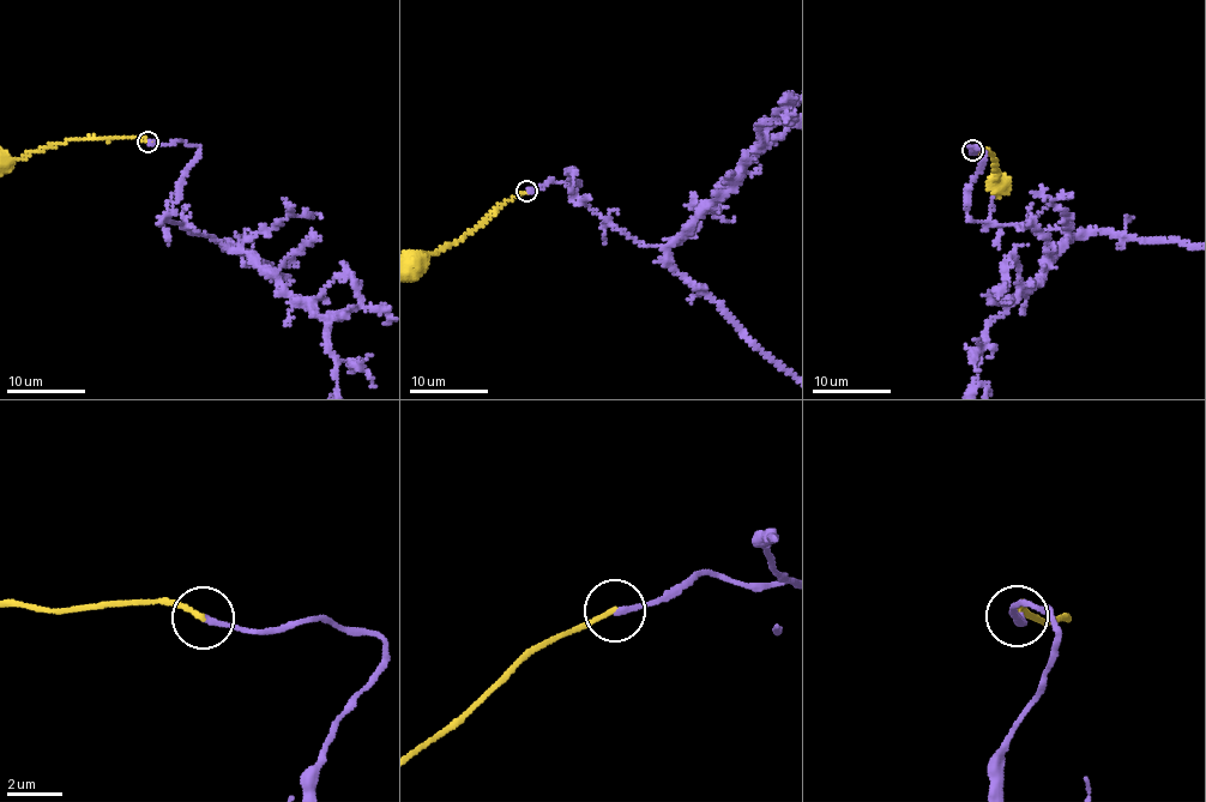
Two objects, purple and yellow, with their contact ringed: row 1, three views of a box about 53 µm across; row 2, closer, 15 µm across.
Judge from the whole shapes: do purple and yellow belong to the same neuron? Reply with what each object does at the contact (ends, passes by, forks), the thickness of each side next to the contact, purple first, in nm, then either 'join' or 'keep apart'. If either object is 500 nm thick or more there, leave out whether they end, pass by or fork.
purple ends; yellow ends; calibres 240 and 190 nm; join

